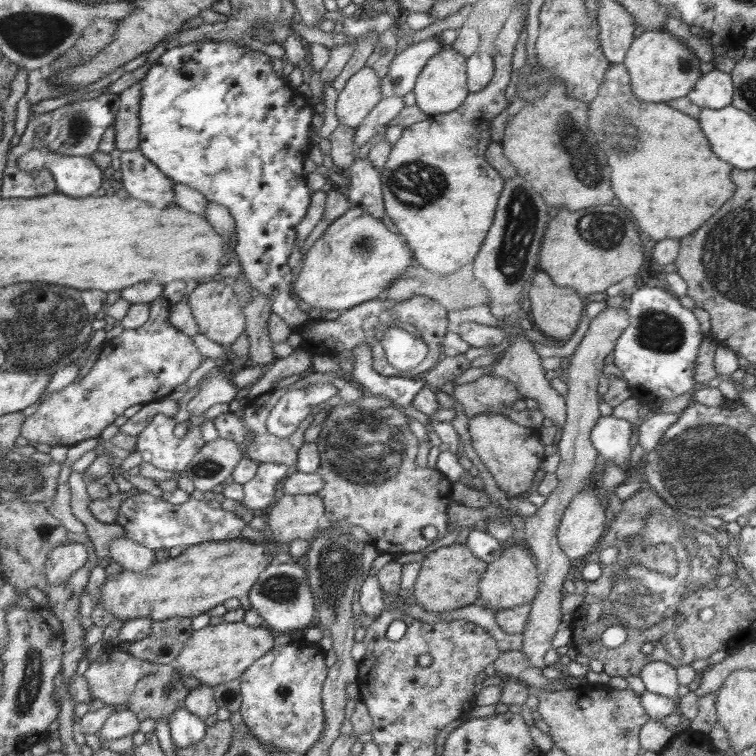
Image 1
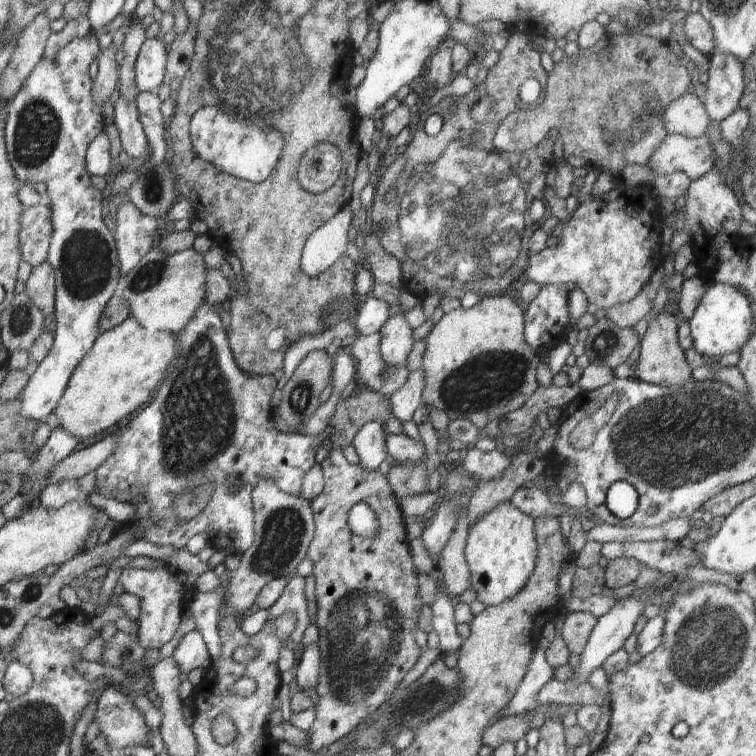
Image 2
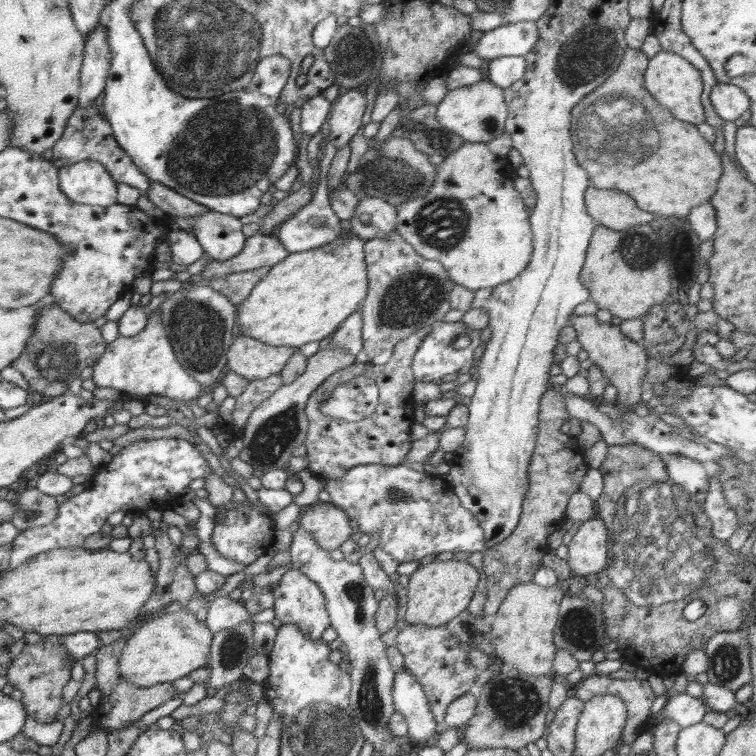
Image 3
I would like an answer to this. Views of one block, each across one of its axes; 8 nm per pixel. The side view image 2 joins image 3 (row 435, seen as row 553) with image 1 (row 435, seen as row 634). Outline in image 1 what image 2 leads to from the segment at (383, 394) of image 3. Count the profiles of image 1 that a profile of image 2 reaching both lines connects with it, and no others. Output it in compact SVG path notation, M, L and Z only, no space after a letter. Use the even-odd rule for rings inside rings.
M354 405L329 408L315 444L320 456L317 474L324 479L324 487L317 496L323 500L326 523L341 529L352 525L361 526L370 536L369 544L379 553L394 557L418 553L433 544L433 540L426 540L422 535L422 529L426 526L437 528L436 540L445 537L449 524L447 508L453 501L453 484L438 470L428 466L420 468L416 464L419 441L409 428L408 417L398 408L364 411Z

